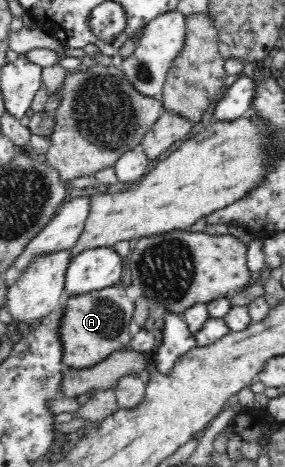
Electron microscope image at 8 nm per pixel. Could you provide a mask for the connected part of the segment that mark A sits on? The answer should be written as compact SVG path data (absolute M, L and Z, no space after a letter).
M110 286L90 293L64 298L61 308L58 336L62 342L62 363L70 368L82 369L104 361L111 353L126 349L132 333L130 321L134 315L134 302L124 287Z

